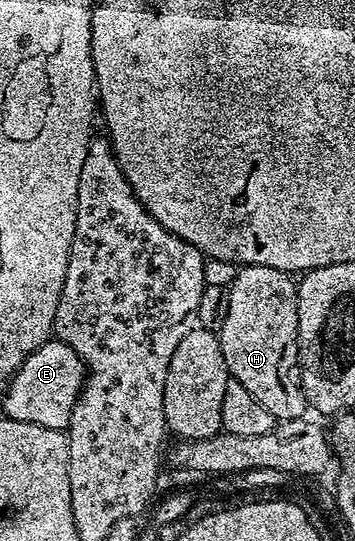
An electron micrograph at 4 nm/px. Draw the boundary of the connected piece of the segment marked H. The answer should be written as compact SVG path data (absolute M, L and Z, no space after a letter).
M263 265L241 266L235 272L232 283L228 287L228 315L224 315L224 323L222 328L218 330L217 335L220 351L224 355L227 374L233 380L238 381L240 387L244 387L244 391L248 391L248 395L252 395L252 399L256 399L256 403L260 403L260 407L264 407L264 411L268 411L268 415L274 417L275 422L300 421L307 416L306 396L302 390L302 383L298 379L298 287L295 278L291 274L280 271L276 267L264 267Z

